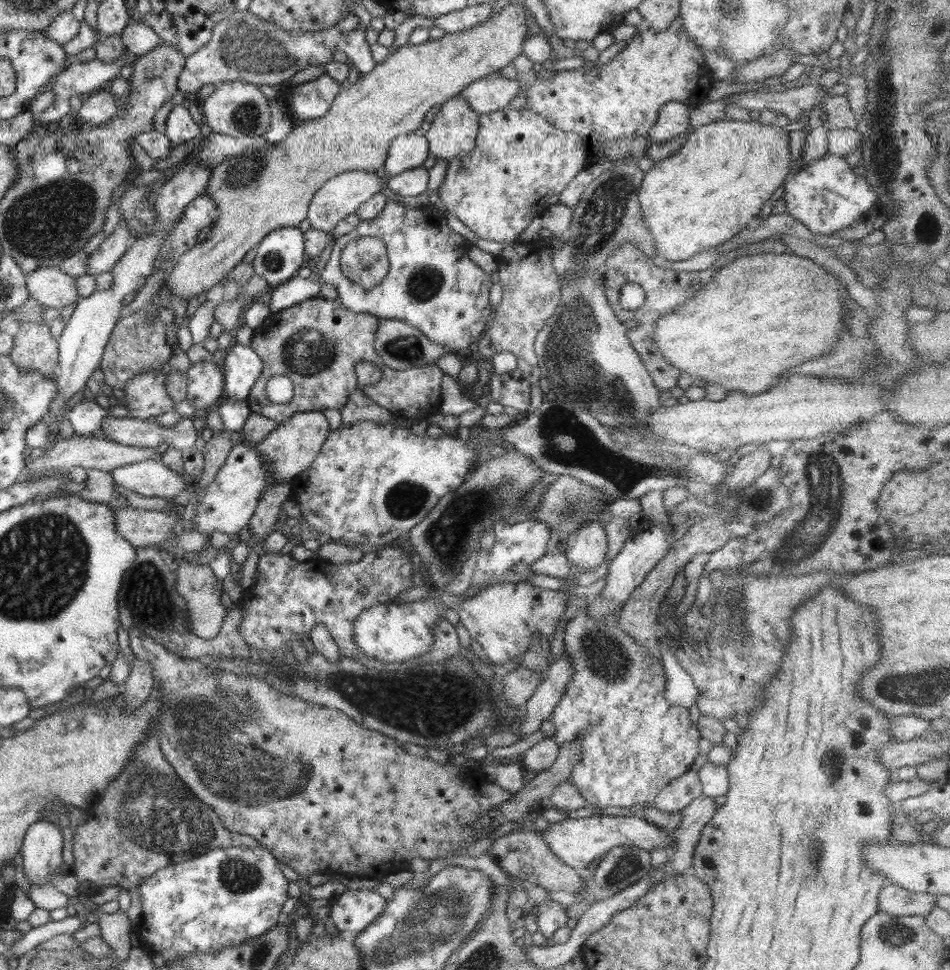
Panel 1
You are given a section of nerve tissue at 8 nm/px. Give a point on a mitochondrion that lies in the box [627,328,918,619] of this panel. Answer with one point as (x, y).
(824, 472)

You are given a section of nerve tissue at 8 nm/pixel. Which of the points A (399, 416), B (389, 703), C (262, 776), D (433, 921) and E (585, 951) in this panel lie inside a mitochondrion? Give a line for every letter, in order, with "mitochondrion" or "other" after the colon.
A: other
B: mitochondrion
C: mitochondrion
D: mitochondrion
E: other

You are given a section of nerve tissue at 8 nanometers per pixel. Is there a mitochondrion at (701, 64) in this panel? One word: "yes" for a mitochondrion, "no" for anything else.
no

